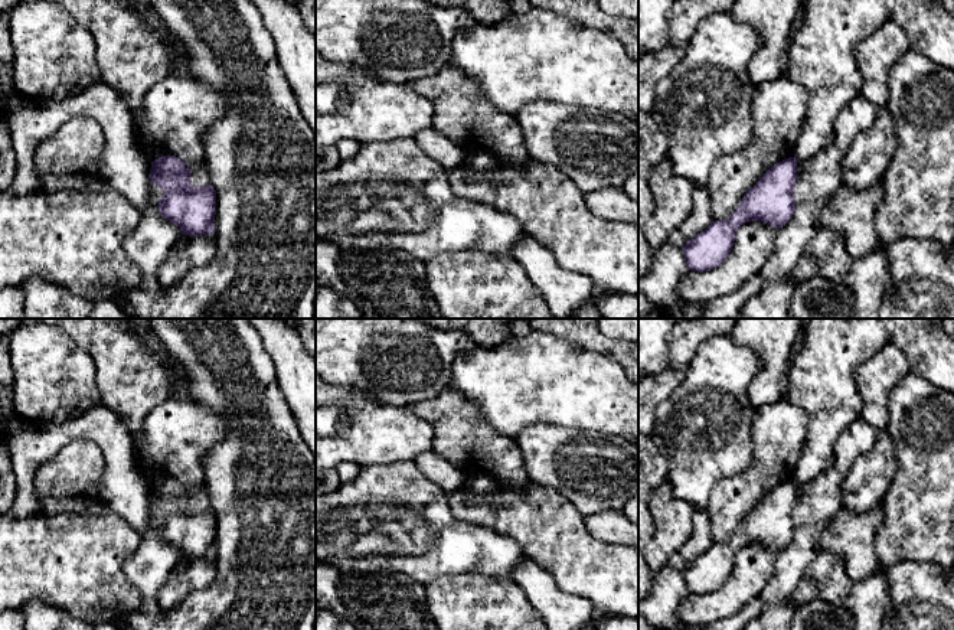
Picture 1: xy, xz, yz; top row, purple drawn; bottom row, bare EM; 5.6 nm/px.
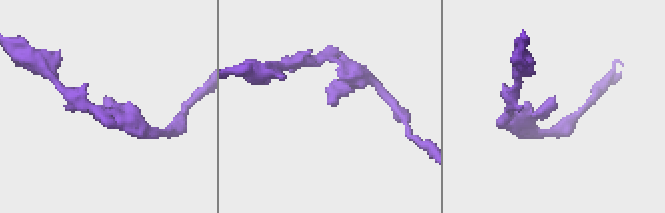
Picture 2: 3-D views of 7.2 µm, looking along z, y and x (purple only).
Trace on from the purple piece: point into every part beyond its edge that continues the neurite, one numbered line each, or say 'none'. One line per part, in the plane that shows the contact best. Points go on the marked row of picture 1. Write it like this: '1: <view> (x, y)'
none

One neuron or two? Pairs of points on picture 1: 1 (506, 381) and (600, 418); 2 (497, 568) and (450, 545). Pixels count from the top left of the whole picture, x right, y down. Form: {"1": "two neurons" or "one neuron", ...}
{"1": "one neuron", "2": "one neuron"}

